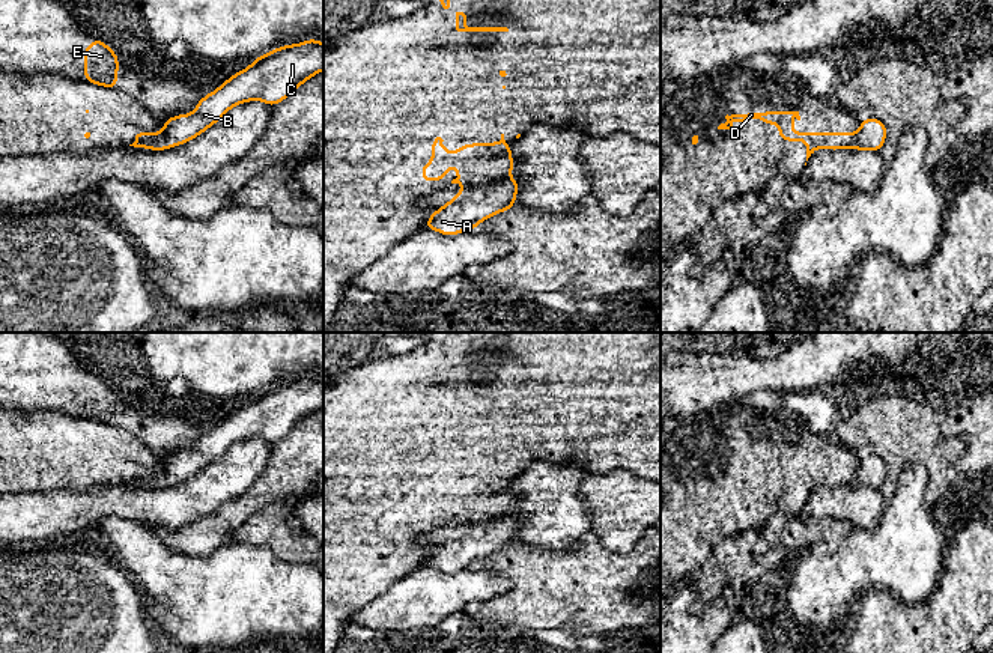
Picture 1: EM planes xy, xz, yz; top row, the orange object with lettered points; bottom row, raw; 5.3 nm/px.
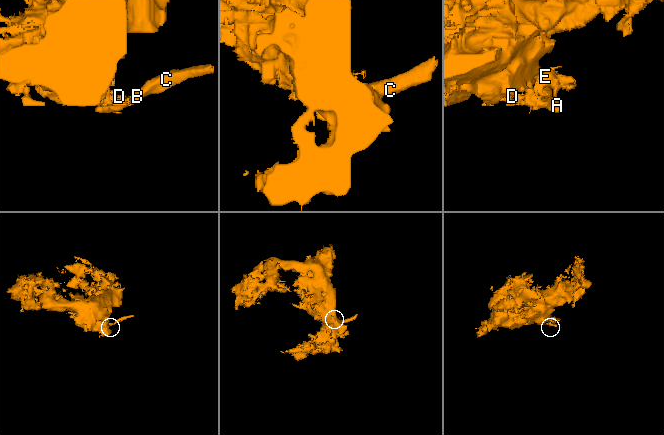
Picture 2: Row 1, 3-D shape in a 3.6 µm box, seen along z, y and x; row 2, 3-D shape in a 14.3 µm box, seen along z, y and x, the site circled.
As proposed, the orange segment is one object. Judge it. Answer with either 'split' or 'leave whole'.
split

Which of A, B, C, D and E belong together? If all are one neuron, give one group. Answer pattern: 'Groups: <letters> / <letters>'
Groups: A B C / D E

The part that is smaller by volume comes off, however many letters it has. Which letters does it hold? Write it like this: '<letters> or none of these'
A, B, C

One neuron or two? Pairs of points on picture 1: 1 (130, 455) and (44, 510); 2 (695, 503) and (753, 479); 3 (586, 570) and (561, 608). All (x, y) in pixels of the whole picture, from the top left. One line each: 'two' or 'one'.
1: two
2: one
3: one

